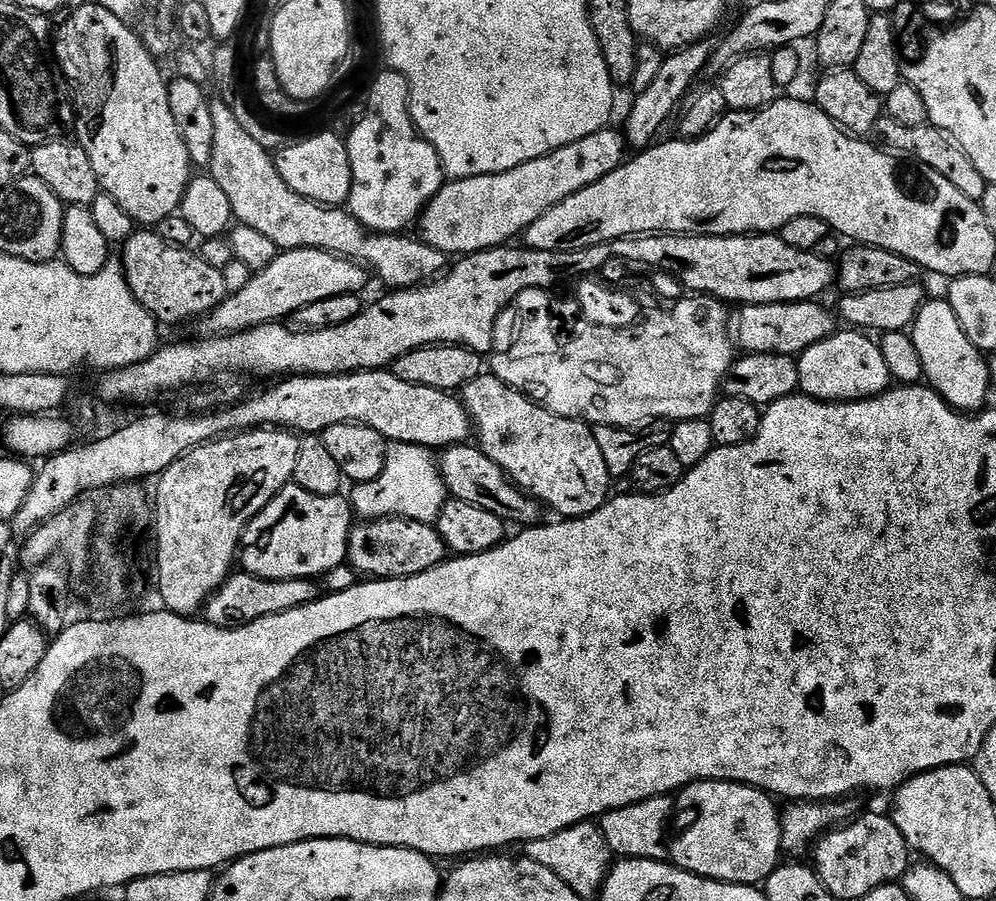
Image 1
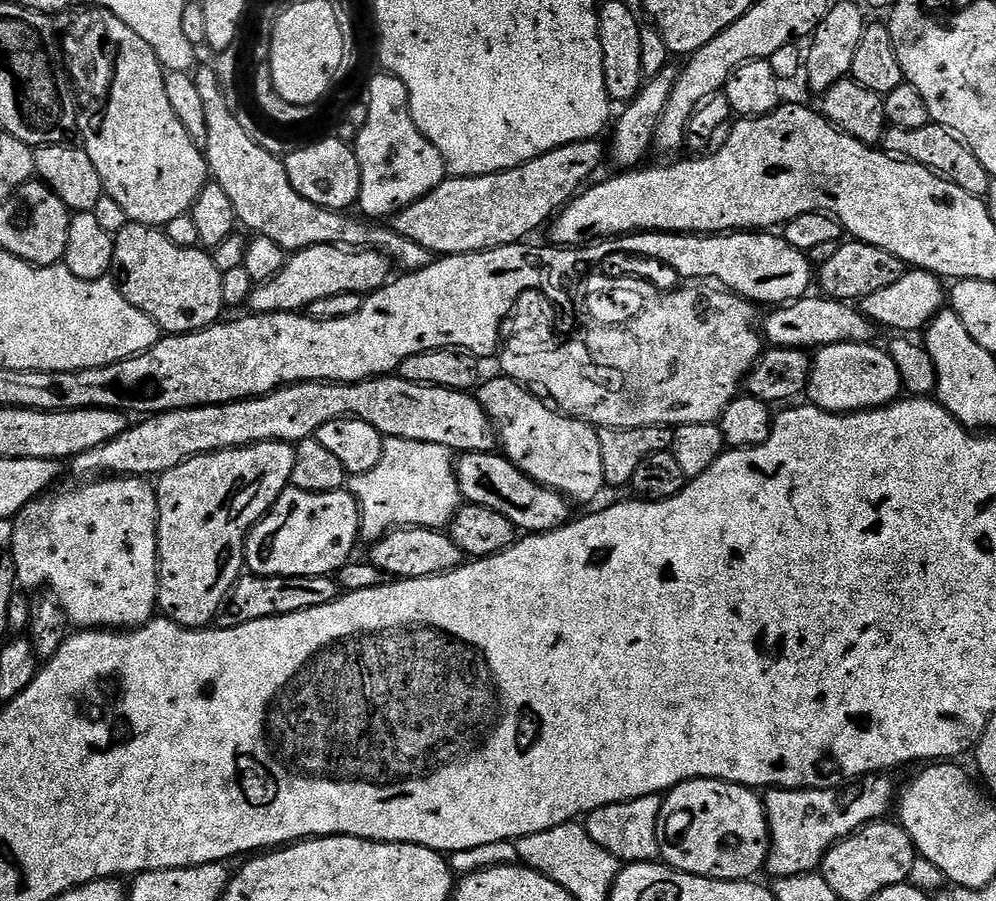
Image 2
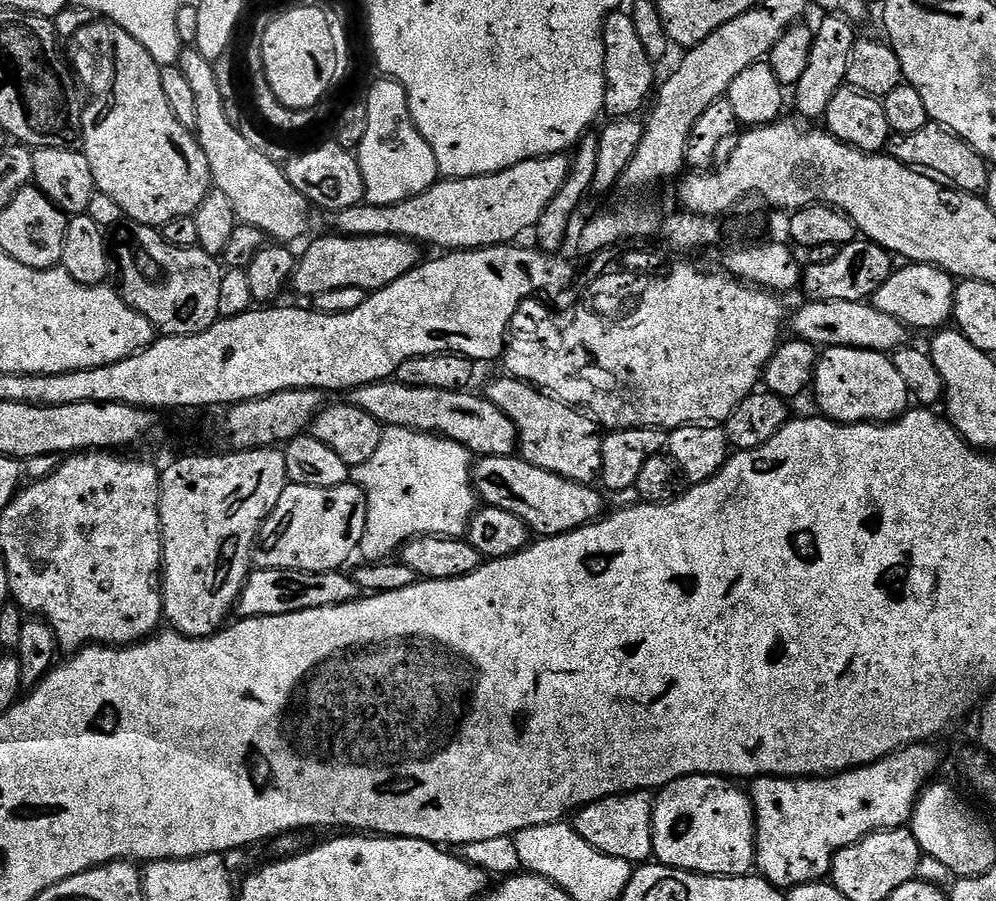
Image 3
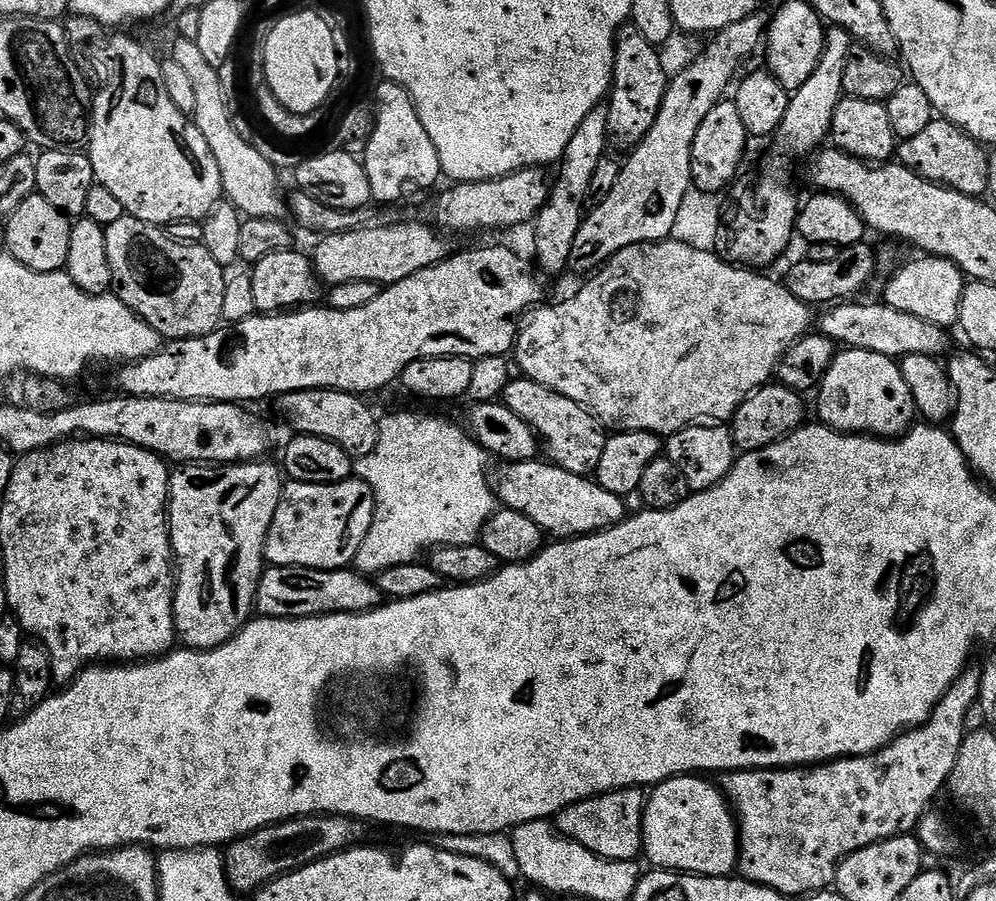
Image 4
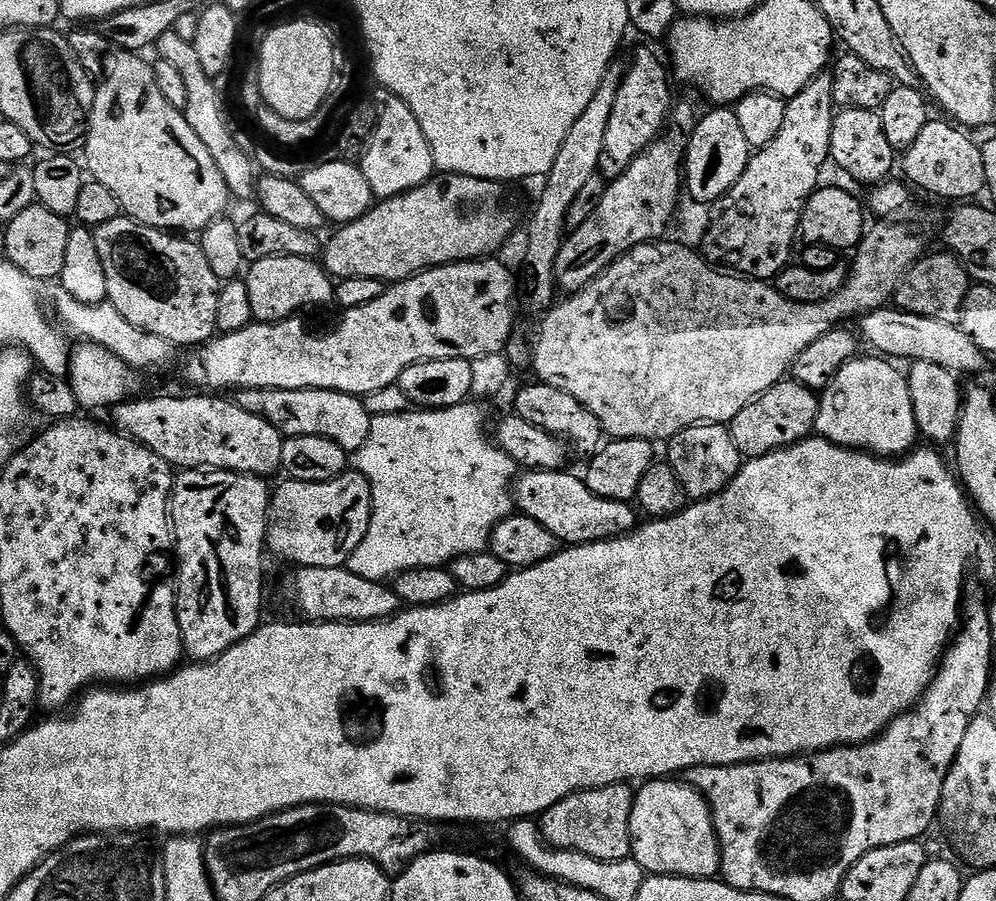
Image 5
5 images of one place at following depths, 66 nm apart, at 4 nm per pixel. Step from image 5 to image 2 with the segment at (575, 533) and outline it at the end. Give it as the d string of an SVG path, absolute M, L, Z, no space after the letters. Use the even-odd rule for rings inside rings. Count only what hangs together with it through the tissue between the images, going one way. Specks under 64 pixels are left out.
M465 452L456 460L456 477L460 495L467 503L486 506L486 510L494 510L502 514L502 518L510 518L512 525L521 533L553 532L573 519L573 505L567 496L534 482L503 454Z

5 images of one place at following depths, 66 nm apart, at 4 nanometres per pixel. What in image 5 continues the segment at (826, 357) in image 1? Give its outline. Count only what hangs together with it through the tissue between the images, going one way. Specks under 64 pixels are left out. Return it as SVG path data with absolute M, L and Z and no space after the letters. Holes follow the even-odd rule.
M876 354L861 355L851 360L838 374L828 381L828 387L819 393L820 409L815 431L831 444L843 448L855 448L861 452L871 452L881 458L899 458L911 451L918 440L918 429L914 418L914 406L910 398L907 375L899 372L895 363Z

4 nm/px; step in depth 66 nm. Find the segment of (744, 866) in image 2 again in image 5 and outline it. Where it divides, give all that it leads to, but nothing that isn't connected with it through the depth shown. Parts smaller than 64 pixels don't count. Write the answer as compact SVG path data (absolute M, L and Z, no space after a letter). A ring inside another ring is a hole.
M653 778L639 787L630 810L631 859L653 876L688 876L691 880L719 877L720 840L716 837L712 809L703 794L680 778Z

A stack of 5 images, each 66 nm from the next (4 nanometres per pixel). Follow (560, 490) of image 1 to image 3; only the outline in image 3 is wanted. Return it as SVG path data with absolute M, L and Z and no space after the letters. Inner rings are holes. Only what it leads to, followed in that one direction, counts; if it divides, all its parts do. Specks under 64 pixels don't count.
M507 374L501 375L501 380L496 380L486 389L486 395L510 422L514 422L516 435L518 437L519 455L534 466L542 470L550 470L550 474L558 474L567 480L573 480L579 484L591 485L592 479L595 481L602 470L602 435L601 425L597 424L591 416L580 411L579 408L571 408L568 404L563 404L556 397L541 392L533 384L527 384L525 380L518 380L515 376Z

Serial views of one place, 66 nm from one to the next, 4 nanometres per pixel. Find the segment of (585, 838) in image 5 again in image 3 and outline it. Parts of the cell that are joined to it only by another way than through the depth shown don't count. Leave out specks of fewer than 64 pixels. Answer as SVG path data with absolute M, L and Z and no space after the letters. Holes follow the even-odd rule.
M651 791L624 792L620 796L602 798L579 809L574 816L574 827L594 850L610 854L610 858L626 858L633 866L643 865L653 859L652 854L652 806Z

